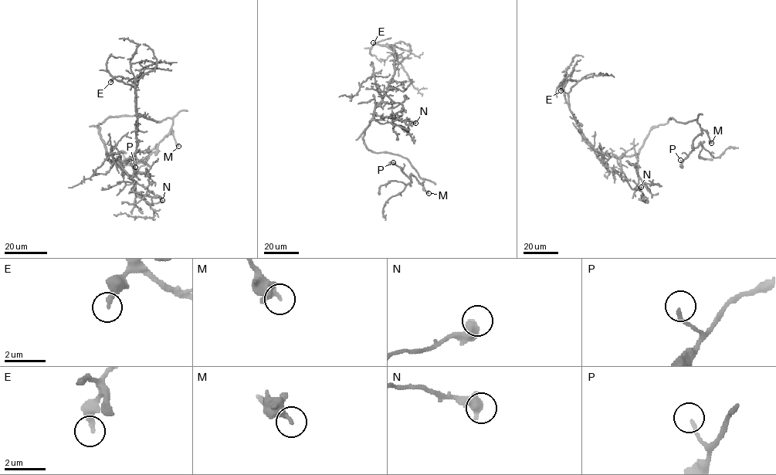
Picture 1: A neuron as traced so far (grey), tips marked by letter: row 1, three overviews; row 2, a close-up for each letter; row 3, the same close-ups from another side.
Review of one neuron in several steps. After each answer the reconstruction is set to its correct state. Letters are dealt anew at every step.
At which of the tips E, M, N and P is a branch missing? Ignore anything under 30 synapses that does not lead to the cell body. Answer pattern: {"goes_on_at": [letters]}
{"goes_on_at": []}

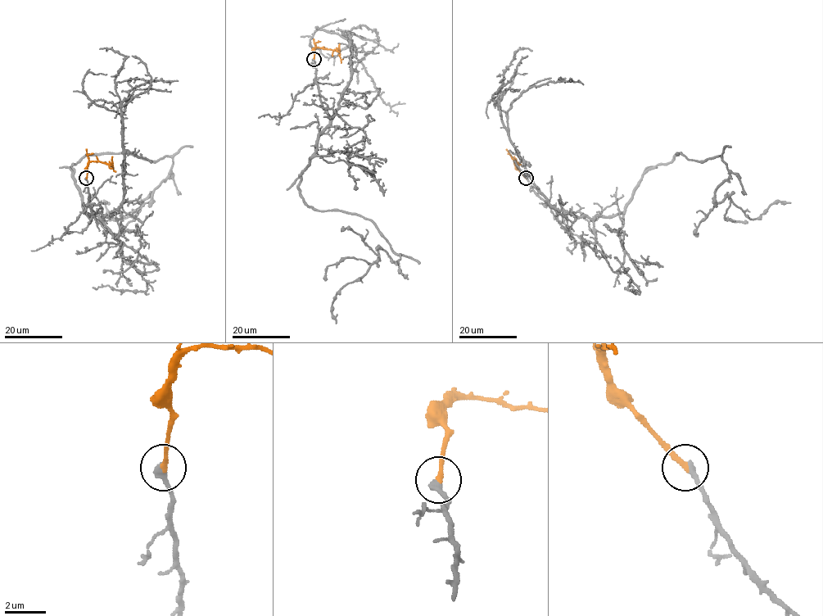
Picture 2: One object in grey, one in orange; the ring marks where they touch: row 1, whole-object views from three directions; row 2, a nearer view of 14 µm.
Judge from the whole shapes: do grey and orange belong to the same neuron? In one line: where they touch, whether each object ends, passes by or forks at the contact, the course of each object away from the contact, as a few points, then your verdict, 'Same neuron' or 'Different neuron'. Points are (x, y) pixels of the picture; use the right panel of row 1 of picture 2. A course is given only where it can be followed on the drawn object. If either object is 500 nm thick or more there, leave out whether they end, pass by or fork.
Place: (526, 178). At the ring grey ends. At the ring orange ends. Course of grey: (526, 178), (560, 214), (615, 216), (648, 169), (720, 156), (716, 202), (751, 219), (790, 202). Course of orange: (526, 178), (514, 160), (530, 171). Same neuron

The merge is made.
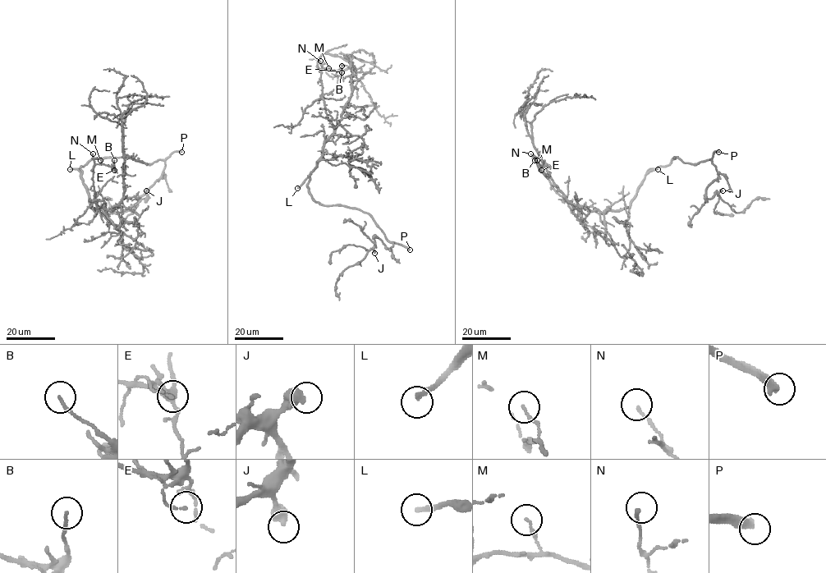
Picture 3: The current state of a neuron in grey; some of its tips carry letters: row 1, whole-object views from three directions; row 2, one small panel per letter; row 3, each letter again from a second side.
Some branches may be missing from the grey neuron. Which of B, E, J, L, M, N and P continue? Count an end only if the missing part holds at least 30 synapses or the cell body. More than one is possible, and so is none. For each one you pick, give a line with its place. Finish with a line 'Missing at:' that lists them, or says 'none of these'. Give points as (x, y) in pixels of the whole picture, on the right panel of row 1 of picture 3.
J: Place: (722, 190)
L: Place: (658, 169)
P: Place: (718, 152)
Missing at: J, L, P

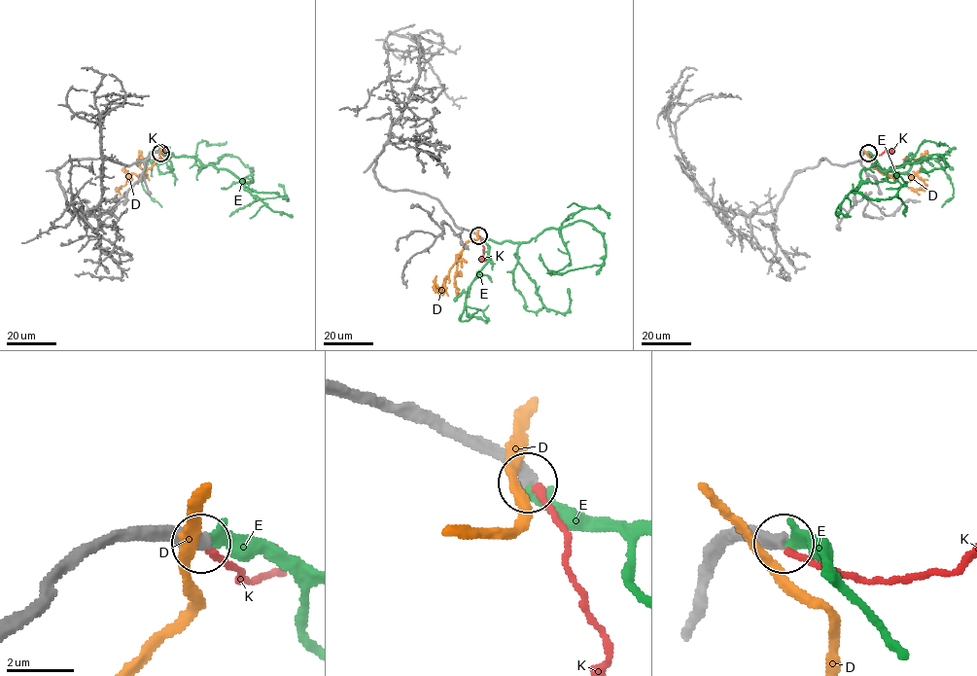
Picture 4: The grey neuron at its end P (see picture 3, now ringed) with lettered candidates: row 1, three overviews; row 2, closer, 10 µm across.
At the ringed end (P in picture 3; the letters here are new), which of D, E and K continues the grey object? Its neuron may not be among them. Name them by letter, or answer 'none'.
E

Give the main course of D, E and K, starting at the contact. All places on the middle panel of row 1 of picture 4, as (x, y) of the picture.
D: (477, 233), (476, 239), (470, 240), (464, 245), (449, 270), (442, 295), (434, 286), (436, 276)
E: (478, 235), (497, 242), (527, 242), (546, 230), (578, 221), (602, 234), (602, 265), (546, 272)
K: (478, 236), (483, 247), (483, 258), (487, 261)

